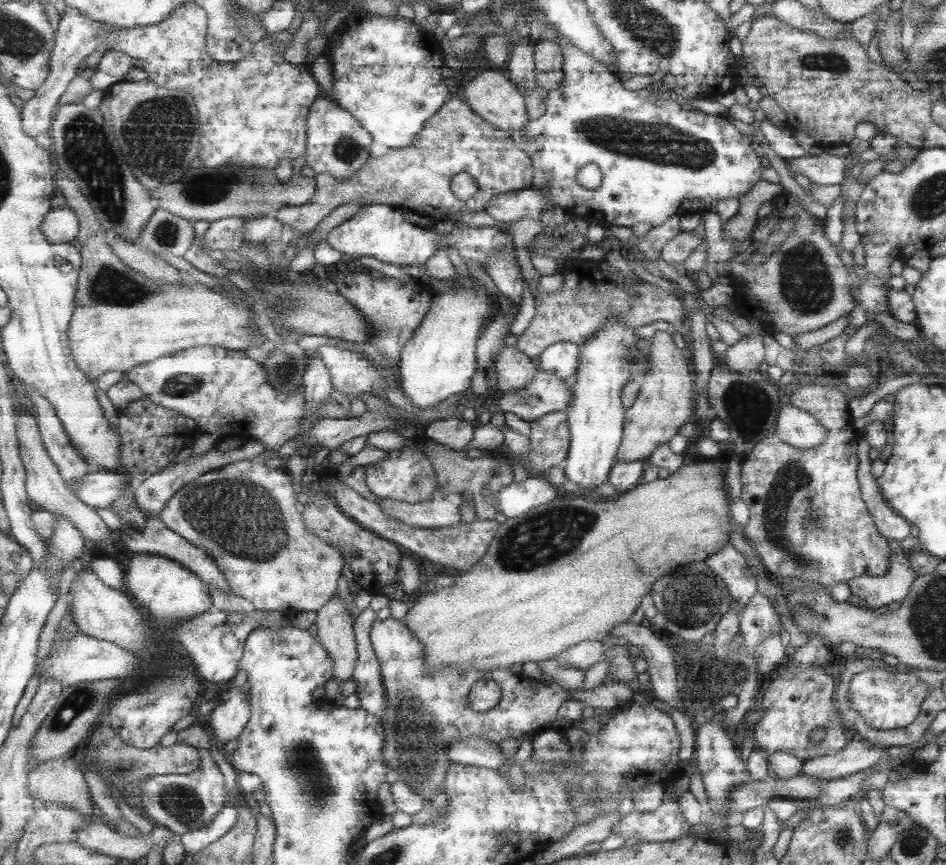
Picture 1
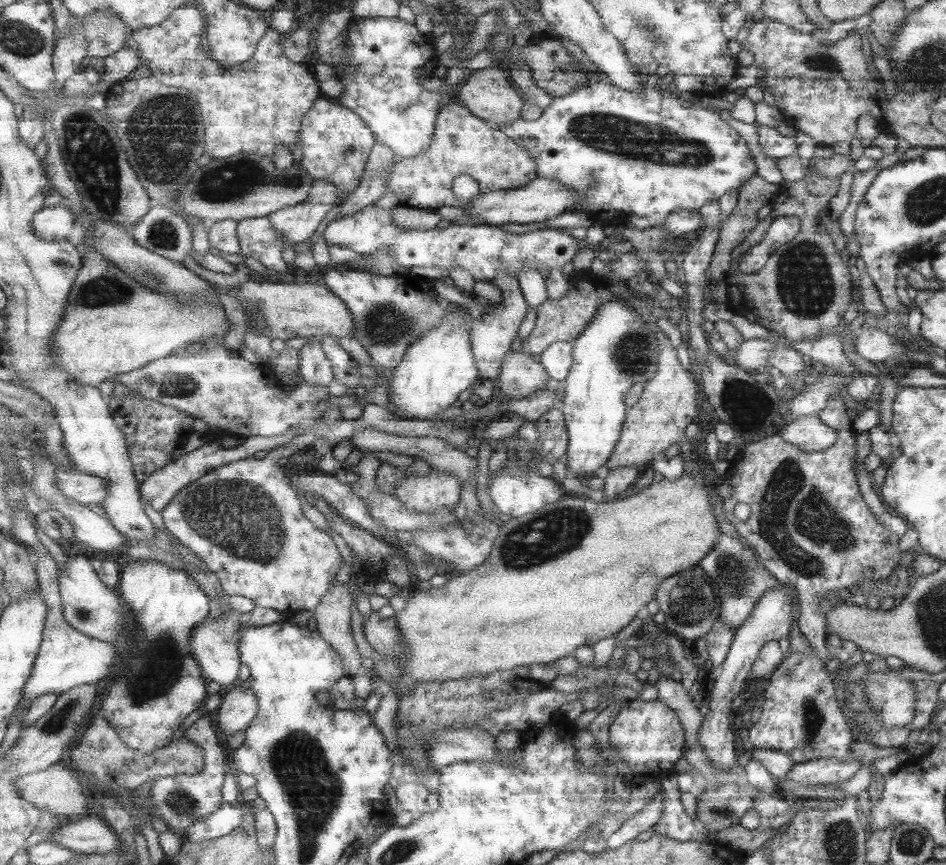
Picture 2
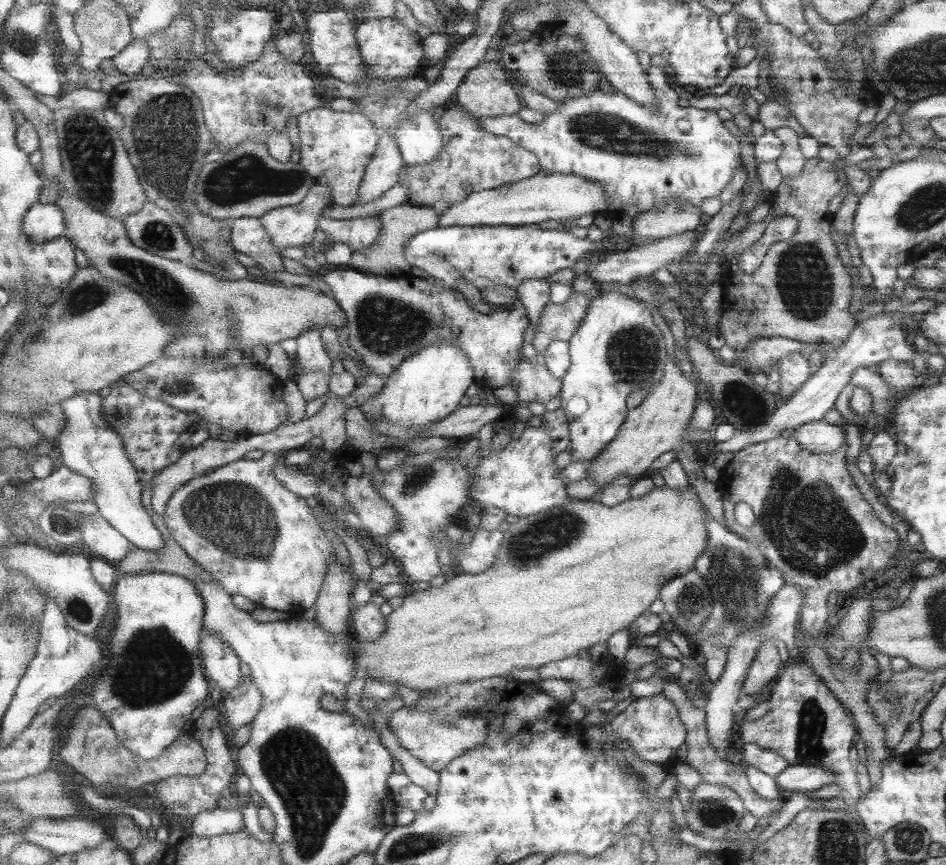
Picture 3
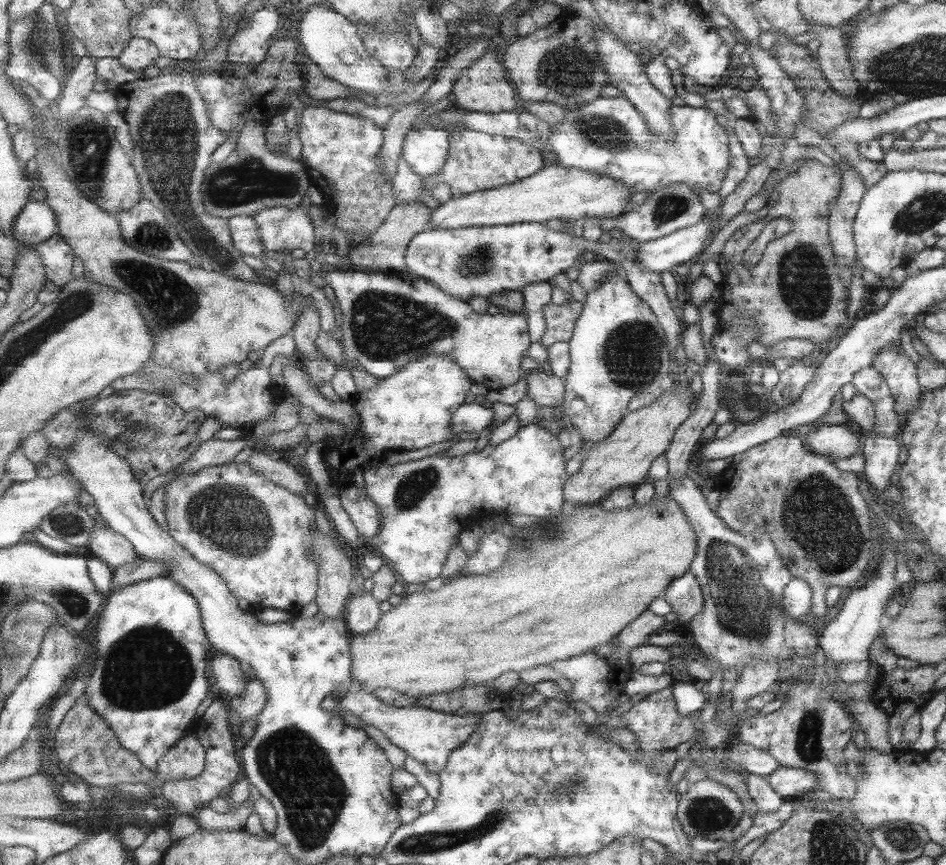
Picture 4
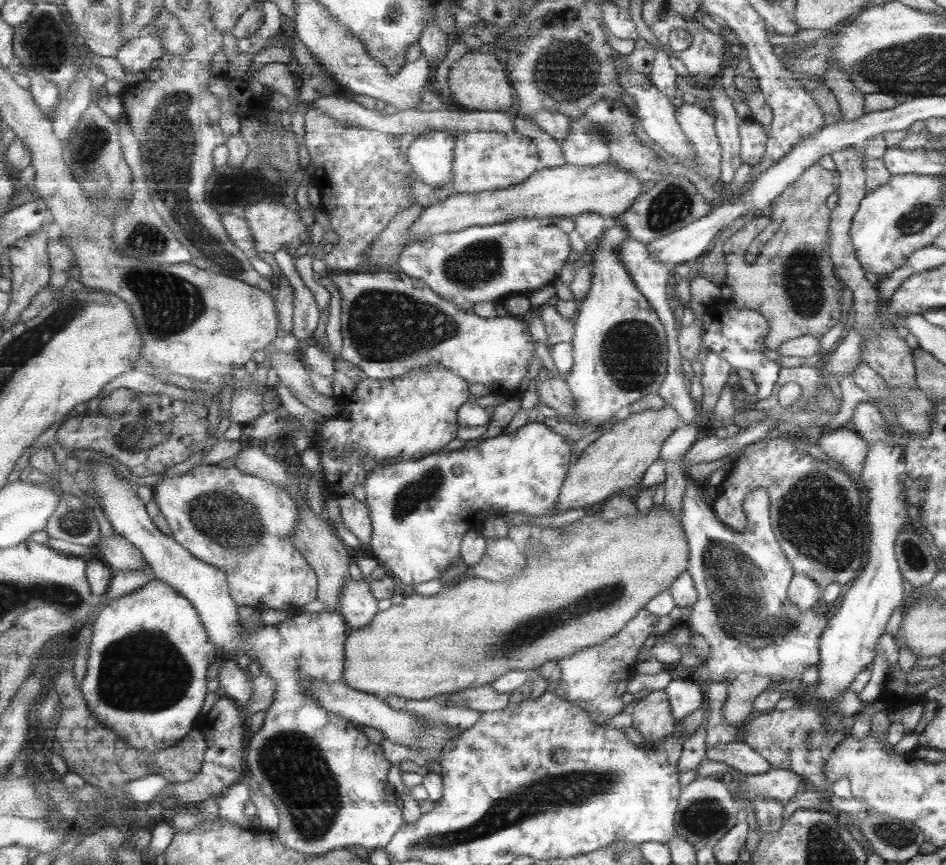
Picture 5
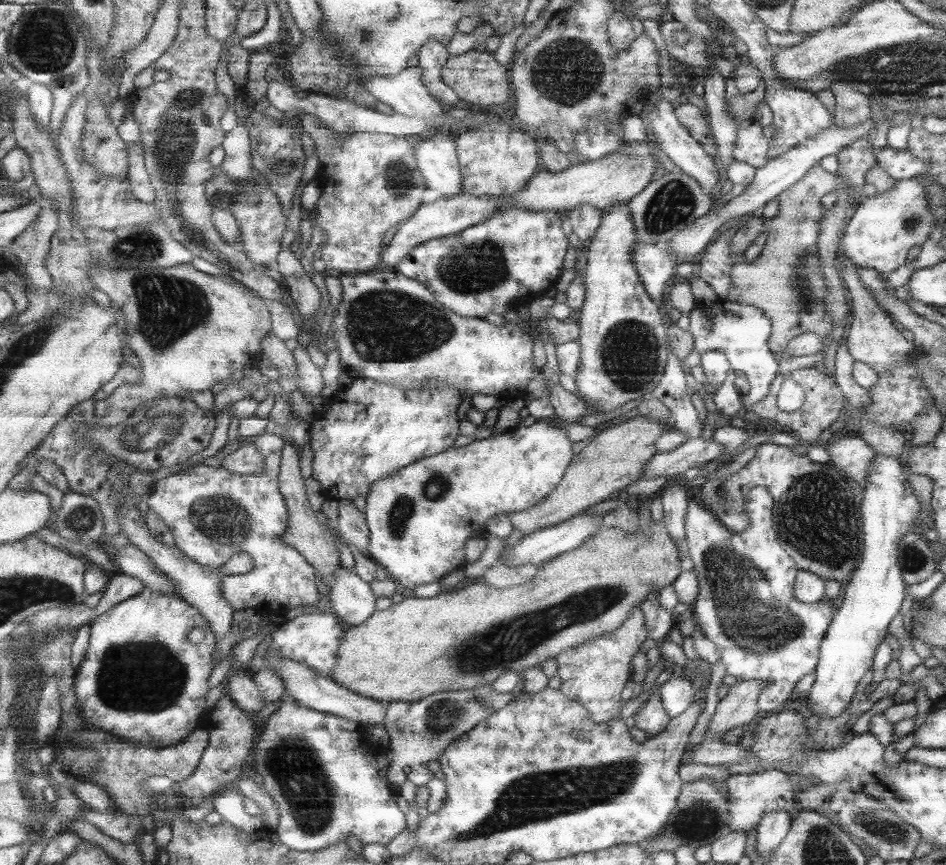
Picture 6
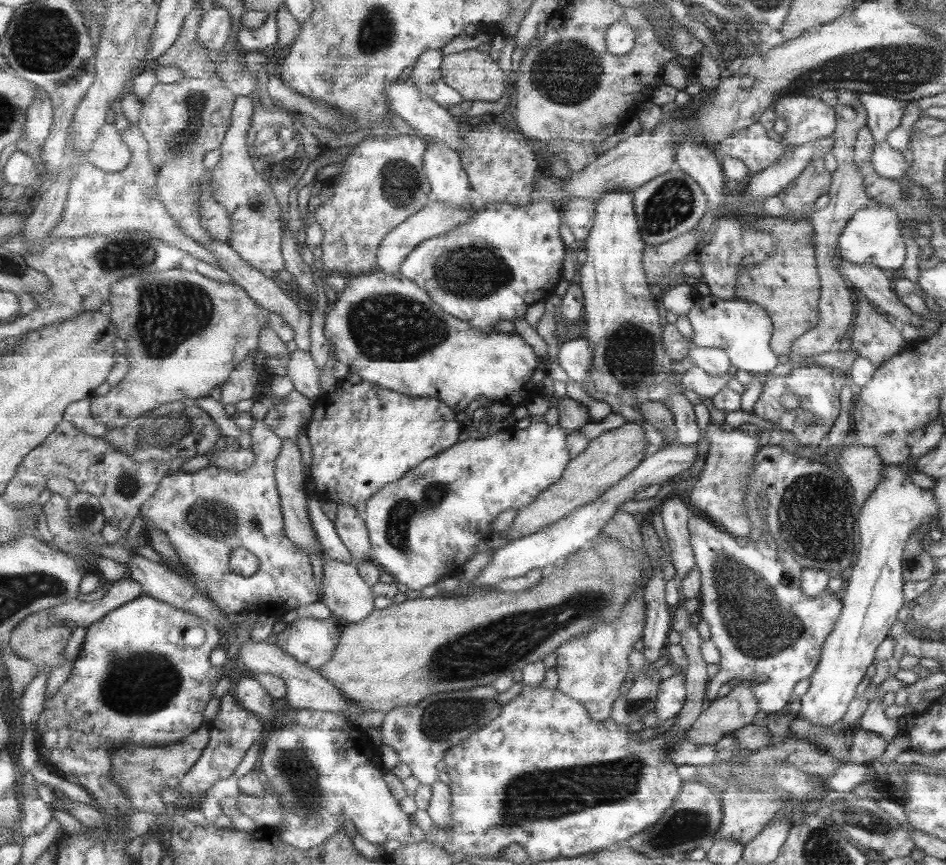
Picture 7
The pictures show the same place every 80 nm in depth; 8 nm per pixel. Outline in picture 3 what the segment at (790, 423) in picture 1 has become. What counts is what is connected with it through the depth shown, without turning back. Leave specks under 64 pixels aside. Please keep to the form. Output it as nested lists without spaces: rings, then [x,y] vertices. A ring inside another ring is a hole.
[[[822,420],[801,424],[786,435],[797,441],[801,451],[813,454],[835,452],[845,444],[845,432]]]

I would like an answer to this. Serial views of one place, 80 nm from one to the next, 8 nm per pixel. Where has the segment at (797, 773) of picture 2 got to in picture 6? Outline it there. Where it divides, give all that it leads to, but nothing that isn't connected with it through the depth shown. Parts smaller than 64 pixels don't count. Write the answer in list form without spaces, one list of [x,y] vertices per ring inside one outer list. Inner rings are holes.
[[[767,769],[746,775],[729,775],[725,780],[728,802],[728,829],[743,831],[745,834],[754,826],[759,817],[767,811],[785,809],[795,804],[795,788],[792,787],[784,770]]]

